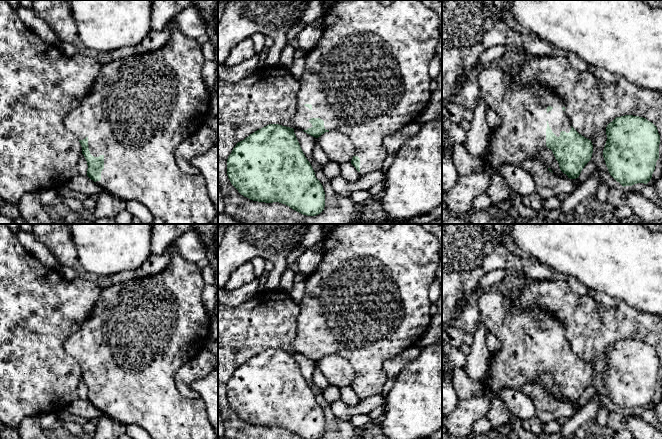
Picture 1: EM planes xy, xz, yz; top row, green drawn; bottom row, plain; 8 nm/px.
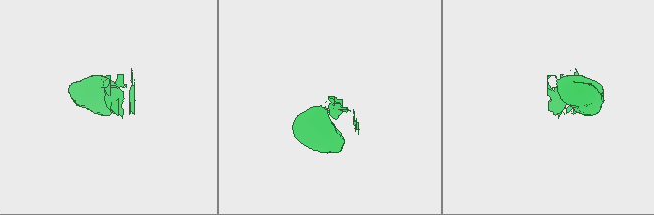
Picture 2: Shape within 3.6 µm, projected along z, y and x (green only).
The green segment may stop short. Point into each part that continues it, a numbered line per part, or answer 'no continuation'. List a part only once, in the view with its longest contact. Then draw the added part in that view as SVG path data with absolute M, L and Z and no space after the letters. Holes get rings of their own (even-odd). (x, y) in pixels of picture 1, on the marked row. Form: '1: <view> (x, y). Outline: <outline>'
1: xy (141, 108). Outline: M173 26L170 40L162 48L103 64L90 93L83 99L78 108L69 112L64 118L64 126L67 130L72 132L79 140L83 140L86 137L88 138L88 148L92 156L104 156L104 169L101 172L101 180L95 183L99 185L103 191L126 202L136 200L144 204L154 217L163 219L165 224L211 224L217 216L216 207L207 193L205 179L200 175L184 173L178 167L175 160L175 152L178 146L198 129L205 126L206 117L210 114L211 96L202 78L204 62L205 58L202 53L202 46L197 40L184 35L179 28Z

